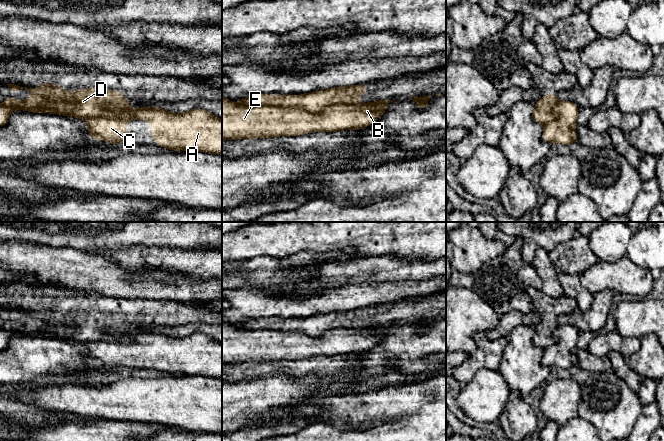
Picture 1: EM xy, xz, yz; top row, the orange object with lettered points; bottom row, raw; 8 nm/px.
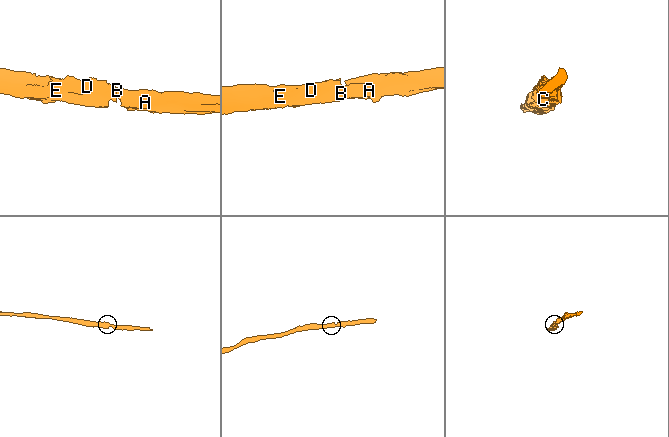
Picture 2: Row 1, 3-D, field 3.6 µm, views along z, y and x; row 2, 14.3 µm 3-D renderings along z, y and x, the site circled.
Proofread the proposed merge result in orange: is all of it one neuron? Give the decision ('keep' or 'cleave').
cleave

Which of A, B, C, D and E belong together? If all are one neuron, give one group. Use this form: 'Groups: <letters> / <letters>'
Groups: A B C E / D

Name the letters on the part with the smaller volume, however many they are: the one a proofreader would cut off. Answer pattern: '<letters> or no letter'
D

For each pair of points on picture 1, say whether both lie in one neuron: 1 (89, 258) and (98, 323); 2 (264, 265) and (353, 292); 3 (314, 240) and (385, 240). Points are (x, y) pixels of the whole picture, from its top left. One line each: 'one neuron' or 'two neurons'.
1: two neurons
2: two neurons
3: one neuron

